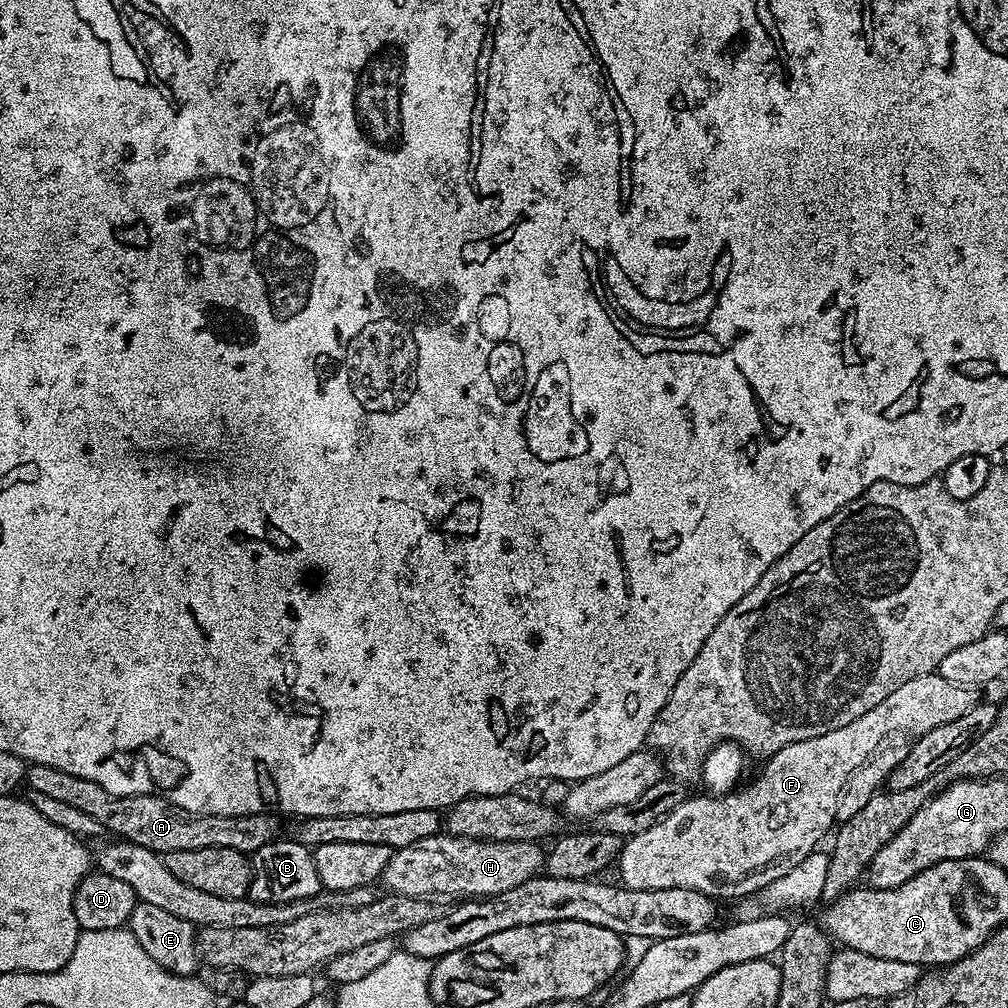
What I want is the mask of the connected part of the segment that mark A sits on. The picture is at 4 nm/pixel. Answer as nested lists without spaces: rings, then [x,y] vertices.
[[[31,765],[26,772],[26,784],[38,795],[97,820],[106,831],[112,832],[108,834],[113,837],[146,846],[146,850],[161,854],[207,848],[225,848],[251,854],[281,835],[281,817],[267,810],[245,816],[190,814],[190,810],[182,810],[182,806],[170,802],[164,796],[115,796],[102,790],[98,782],[90,782],[90,778],[78,778],[62,770],[54,770],[54,766]]]

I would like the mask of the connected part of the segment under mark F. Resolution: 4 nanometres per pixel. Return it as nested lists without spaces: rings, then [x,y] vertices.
[[[931,672],[918,678],[910,678],[890,694],[874,710],[866,710],[862,718],[854,718],[850,726],[838,726],[838,730],[830,730],[830,734],[818,734],[818,738],[806,738],[802,742],[790,742],[790,746],[782,746],[782,750],[773,752],[767,757],[760,777],[749,788],[733,790],[727,795],[704,796],[693,795],[682,801],[679,806],[664,817],[659,824],[642,830],[636,836],[625,839],[620,849],[619,883],[634,890],[650,890],[651,888],[685,888],[698,890],[702,894],[721,901],[751,896],[752,893],[765,888],[774,878],[782,878],[802,862],[811,852],[817,851],[820,839],[831,833],[834,828],[834,809],[844,782],[874,754],[876,748],[889,738],[896,738],[901,732],[904,738],[915,738],[934,730],[938,726],[946,726],[954,722],[954,718],[962,718],[969,707],[977,703],[975,691],[963,684],[955,684]]]

